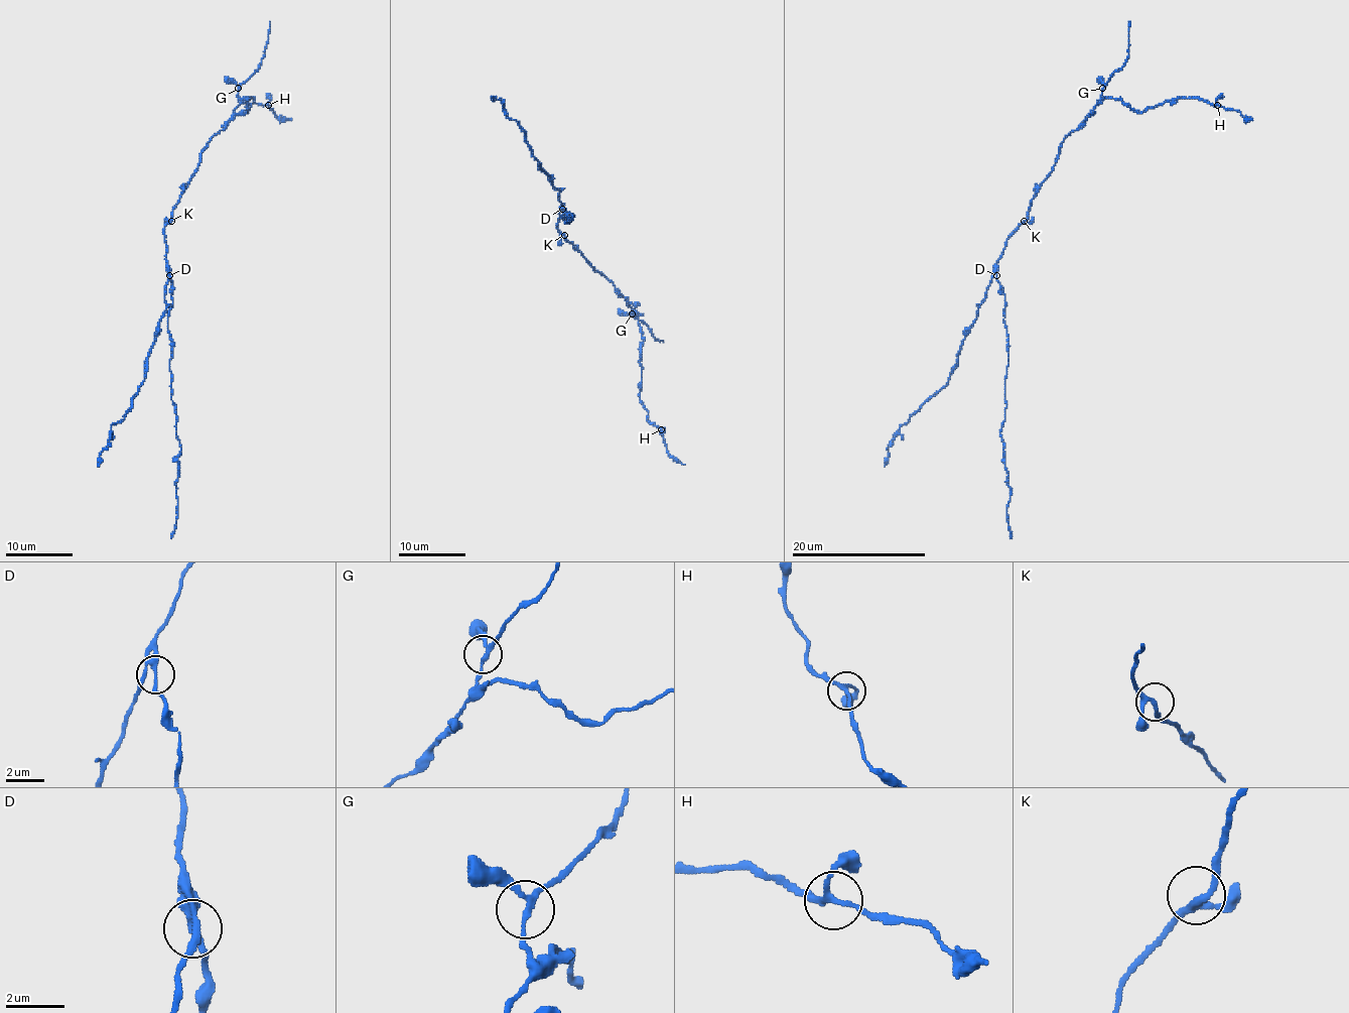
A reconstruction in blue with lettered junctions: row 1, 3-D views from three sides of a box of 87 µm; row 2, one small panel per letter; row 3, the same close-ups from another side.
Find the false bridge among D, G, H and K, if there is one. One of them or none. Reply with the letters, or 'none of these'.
D

